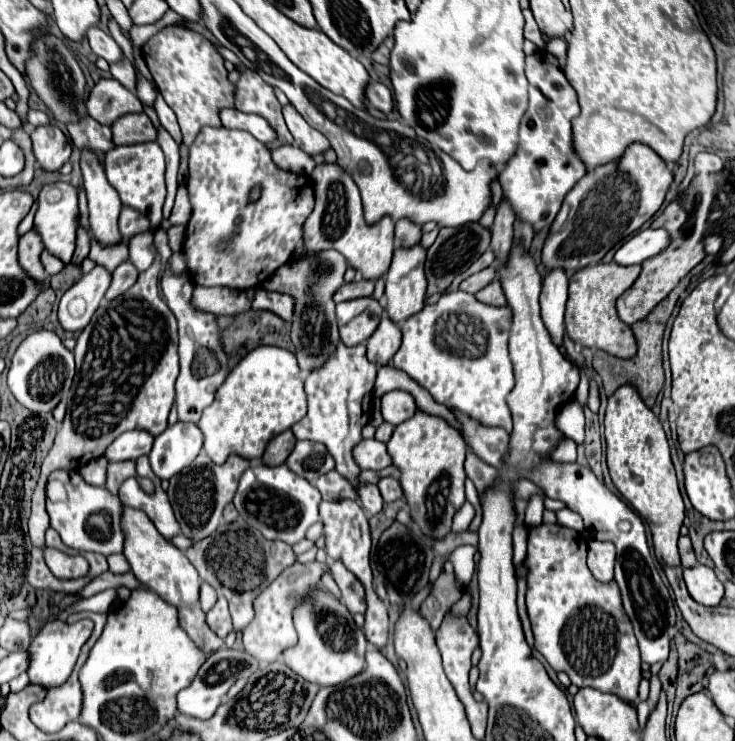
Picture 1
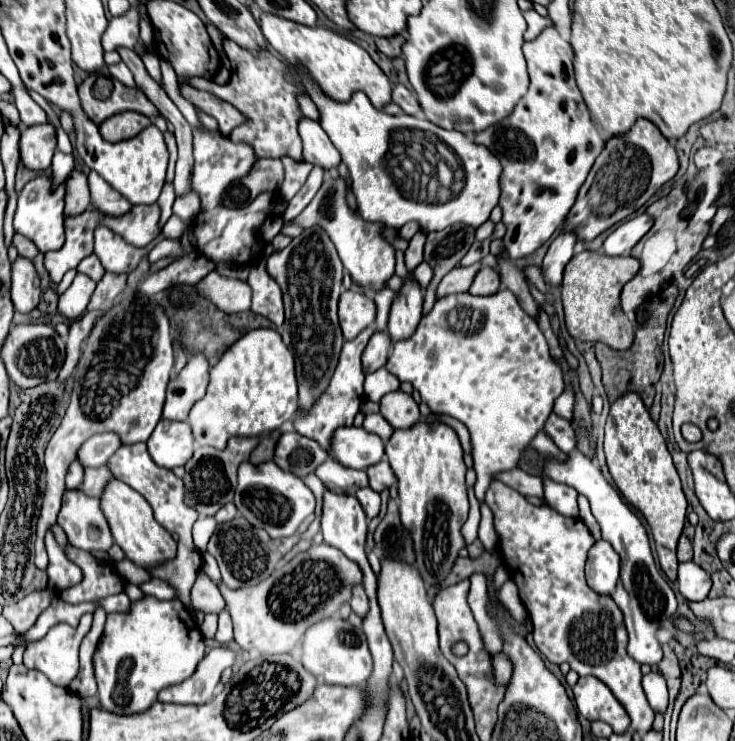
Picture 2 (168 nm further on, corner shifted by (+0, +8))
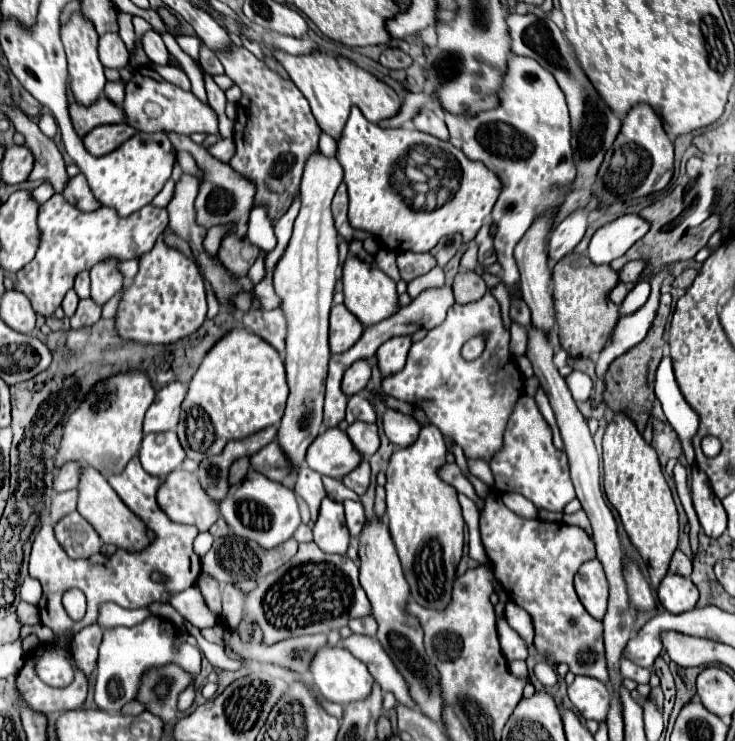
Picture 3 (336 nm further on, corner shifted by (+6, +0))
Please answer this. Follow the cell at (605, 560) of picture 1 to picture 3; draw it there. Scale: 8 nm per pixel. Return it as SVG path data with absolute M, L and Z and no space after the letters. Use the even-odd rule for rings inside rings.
M597 558L585 562L579 568L579 572L575 576L575 590L577 590L577 596L579 596L581 604L585 606L585 610L595 620L603 620L603 614L607 610L609 586L607 586L603 566Z

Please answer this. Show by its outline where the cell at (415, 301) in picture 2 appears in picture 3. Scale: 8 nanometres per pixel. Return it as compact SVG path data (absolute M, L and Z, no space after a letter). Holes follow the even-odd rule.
M409 336L391 338L389 342L379 346L379 350L375 352L375 358L377 358L377 368L381 372L381 380L391 376L391 374L397 374L399 370L403 370L409 348L411 348Z

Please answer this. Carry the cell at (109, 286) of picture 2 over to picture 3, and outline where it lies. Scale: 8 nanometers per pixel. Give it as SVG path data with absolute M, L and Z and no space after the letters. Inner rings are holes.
M81 300L77 312L71 318L71 328L83 328L83 326L91 326L101 318L101 308L91 300Z

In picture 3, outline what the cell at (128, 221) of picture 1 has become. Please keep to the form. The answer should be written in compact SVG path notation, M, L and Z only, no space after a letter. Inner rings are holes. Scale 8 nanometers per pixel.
M77 174L75 178L67 180L67 186L63 188L63 196L69 204L73 204L75 208L79 210L85 210L85 212L91 212L95 208L99 208L101 204L93 198L89 186L87 186L87 180L83 178L83 174Z

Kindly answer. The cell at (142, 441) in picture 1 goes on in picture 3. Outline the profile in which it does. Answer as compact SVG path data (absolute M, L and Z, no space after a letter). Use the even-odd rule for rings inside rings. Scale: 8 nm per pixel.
M67 462L59 468L59 472L55 474L53 478L53 490L55 492L67 492L67 490L73 490L77 488L79 484L79 466L81 462Z

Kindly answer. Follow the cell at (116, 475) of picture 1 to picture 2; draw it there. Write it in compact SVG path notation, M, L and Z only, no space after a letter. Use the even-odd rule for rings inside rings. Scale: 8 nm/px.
M101 466L101 468L93 468L93 470L85 470L85 480L83 480L83 486L81 490L89 496L101 496L105 486L113 480L113 474L107 466Z

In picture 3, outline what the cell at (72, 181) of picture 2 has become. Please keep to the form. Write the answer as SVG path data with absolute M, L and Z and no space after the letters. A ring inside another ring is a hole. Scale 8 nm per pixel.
M1 106L1 110L9 116L11 124L25 136L25 146L31 150L35 158L35 166L27 180L47 180L53 184L55 192L61 192L69 180L63 164L63 156L57 150L55 142L47 138L35 122L31 122L19 108Z

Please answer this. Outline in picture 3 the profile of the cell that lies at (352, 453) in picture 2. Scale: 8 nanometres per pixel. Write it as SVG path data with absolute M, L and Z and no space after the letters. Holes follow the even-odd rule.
M339 428L323 430L307 450L307 466L311 470L339 480L359 466L361 460L361 454L355 452L347 434Z

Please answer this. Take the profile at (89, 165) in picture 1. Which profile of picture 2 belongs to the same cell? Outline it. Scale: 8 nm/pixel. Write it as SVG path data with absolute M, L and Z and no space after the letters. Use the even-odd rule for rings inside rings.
M97 226L95 230L95 254L107 272L131 272L145 256L147 248L135 248L127 244L119 234L113 234L107 226Z

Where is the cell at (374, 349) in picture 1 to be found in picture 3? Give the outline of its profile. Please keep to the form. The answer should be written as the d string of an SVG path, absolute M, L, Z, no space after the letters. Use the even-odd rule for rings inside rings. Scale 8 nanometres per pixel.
M365 360L355 362L355 364L349 366L349 370L343 374L343 380L341 380L341 390L343 390L343 394L353 396L353 394L361 392L361 390L367 386L369 378L371 378L371 366L369 366Z

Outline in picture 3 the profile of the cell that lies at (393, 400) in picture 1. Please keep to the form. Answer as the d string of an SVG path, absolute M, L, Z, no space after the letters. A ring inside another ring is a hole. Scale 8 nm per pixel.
M385 410L383 426L385 426L387 438L393 444L397 444L397 448L411 446L417 440L419 430L421 430L417 420L413 420L411 416L405 416L401 412L395 412L395 410Z

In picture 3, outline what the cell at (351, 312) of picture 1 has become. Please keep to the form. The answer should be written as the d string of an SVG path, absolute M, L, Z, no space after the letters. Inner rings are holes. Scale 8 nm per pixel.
M343 306L331 308L331 326L329 326L329 346L331 354L339 354L349 350L361 336L361 322Z

